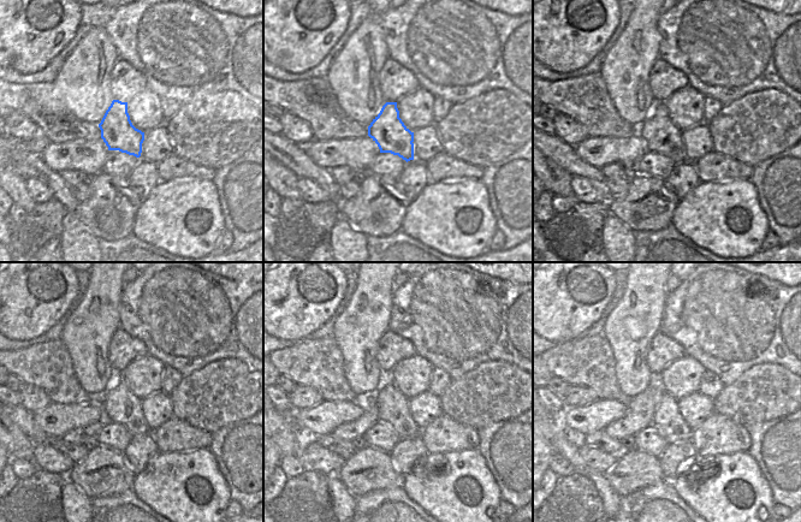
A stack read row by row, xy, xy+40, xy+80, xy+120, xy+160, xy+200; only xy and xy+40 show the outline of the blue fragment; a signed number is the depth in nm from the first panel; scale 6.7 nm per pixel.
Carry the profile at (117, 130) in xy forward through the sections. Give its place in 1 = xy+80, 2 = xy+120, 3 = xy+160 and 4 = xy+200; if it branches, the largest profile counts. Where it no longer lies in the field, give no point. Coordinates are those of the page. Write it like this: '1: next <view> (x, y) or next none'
1: next xy+80 (658, 131)
2: next xy+120 (119, 404)
3: next xy+160 (392, 407)
4: next xy+200 (668, 419)

